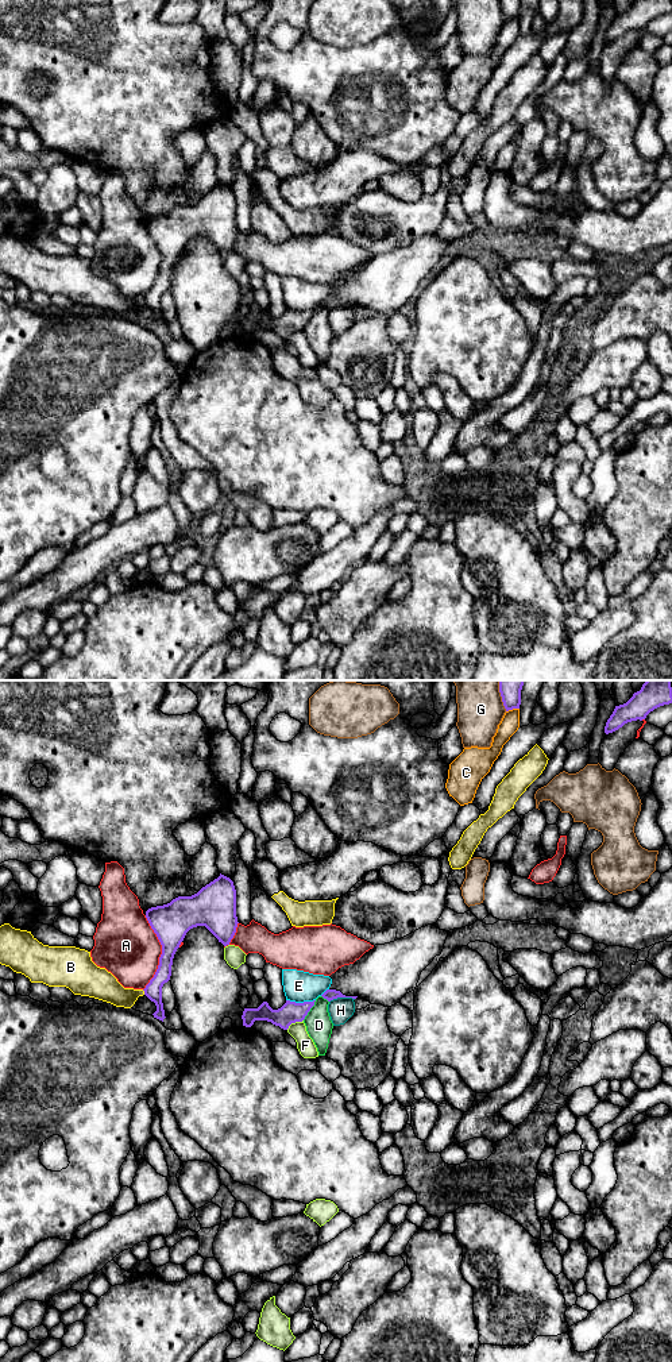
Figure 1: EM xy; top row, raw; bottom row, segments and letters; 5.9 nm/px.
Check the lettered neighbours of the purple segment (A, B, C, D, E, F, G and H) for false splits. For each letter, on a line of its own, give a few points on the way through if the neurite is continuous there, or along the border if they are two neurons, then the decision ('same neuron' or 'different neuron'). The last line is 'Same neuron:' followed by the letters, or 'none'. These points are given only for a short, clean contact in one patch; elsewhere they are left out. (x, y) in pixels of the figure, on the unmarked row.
A: different neuron
B: different neuron
C: different neuron
D: border xy (316, 309), (302, 328); different neuron
E: different neuron
F: different neuron
G: different neuron
H: same neuron
Same neuron: H

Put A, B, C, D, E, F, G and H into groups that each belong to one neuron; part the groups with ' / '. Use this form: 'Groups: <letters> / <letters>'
Groups: A / B / C / D / E / F / G / H

